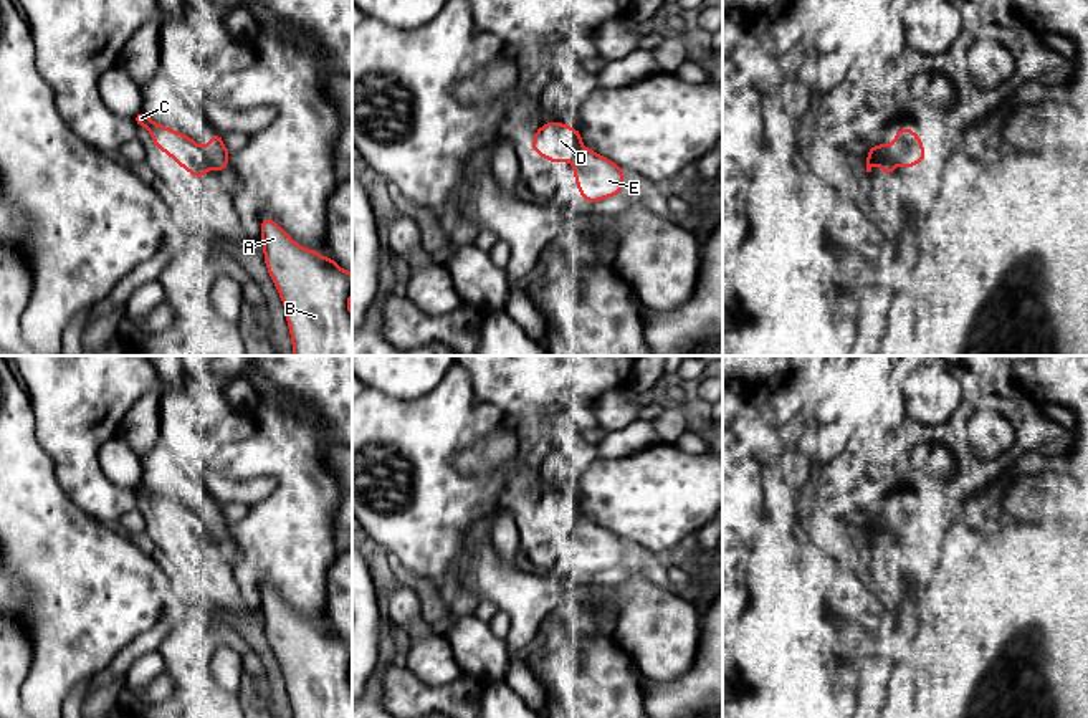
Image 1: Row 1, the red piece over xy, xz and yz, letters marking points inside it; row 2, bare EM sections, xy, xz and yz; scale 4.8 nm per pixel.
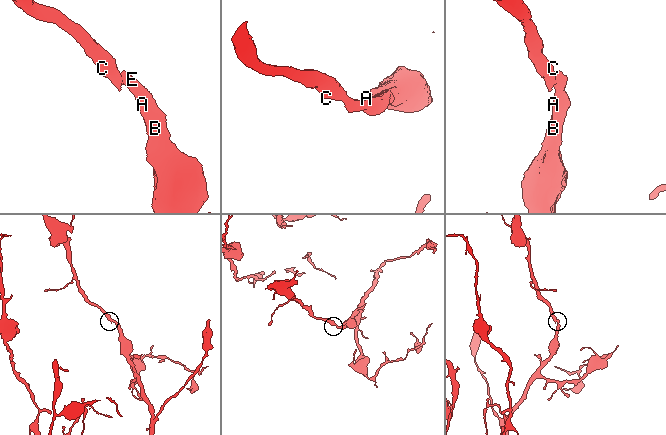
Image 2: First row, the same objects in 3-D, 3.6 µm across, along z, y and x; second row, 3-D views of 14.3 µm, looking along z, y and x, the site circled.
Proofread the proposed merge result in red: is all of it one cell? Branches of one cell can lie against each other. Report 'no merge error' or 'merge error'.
merge error

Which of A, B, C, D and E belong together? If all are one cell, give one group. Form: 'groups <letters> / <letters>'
groups A B E / C D

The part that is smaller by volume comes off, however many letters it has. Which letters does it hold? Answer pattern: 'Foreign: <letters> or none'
Foreign: C, D

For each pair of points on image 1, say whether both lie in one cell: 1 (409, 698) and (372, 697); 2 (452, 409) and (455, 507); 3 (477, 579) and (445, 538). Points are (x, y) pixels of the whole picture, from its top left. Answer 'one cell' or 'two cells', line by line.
1: two cells
2: one cell
3: two cells

